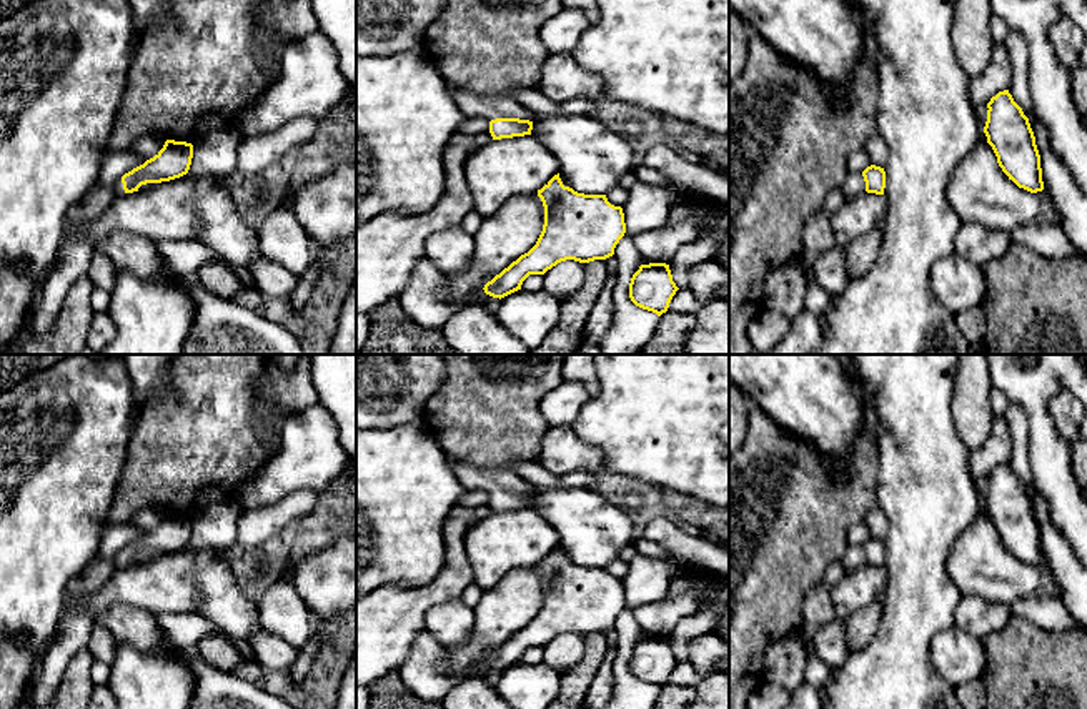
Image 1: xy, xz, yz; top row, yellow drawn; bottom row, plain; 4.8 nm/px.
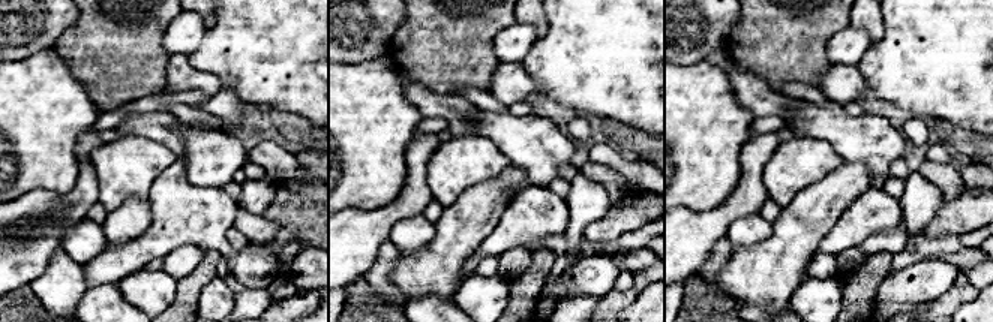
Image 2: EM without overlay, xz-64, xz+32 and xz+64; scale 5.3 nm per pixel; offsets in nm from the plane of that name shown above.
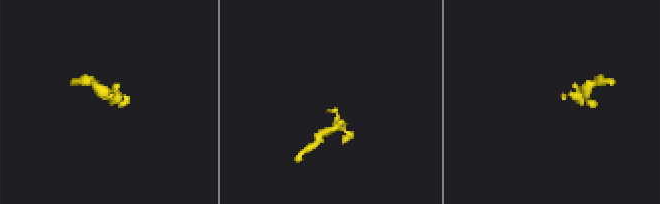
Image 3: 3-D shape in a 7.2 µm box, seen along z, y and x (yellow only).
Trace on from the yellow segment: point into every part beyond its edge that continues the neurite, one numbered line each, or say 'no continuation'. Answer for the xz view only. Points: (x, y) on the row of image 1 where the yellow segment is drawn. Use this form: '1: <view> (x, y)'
1: xz (471, 105)

